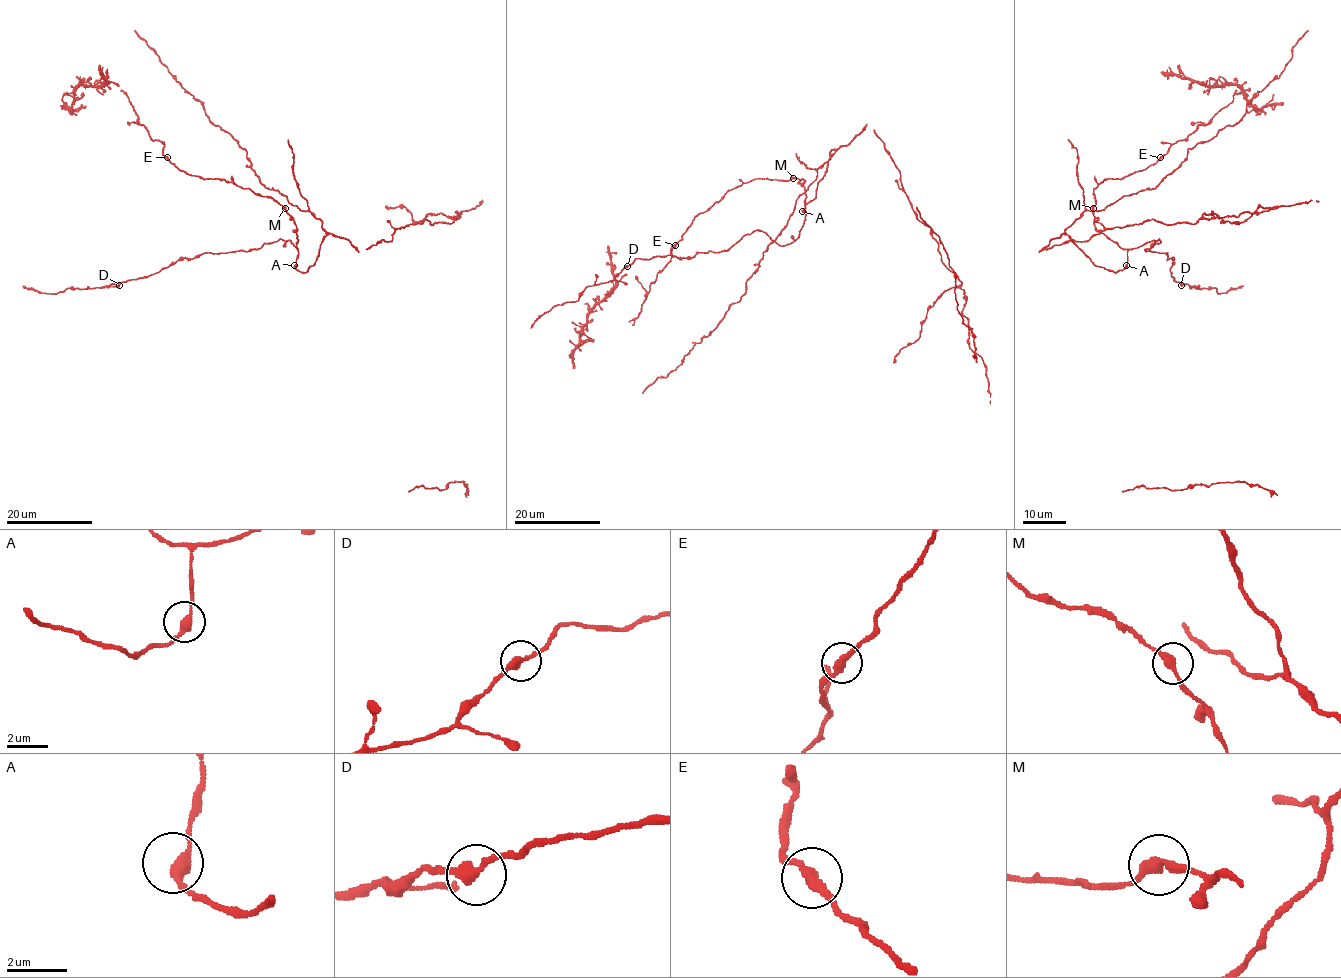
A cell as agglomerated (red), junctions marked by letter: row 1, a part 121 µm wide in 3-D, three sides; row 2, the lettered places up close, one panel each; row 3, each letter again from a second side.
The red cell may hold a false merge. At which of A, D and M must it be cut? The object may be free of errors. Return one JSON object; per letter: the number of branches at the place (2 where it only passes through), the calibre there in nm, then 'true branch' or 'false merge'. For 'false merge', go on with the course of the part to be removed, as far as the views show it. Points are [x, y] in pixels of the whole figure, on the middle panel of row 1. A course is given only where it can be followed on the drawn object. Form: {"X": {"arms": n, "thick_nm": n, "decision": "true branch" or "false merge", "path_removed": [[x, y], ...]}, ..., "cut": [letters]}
{"A": {"arms": 2, "thick_nm": 320, "decision": "true branch"}, "D": {"arms": 2, "thick_nm": 320, "decision": "true branch"}, "M": {"arms": 2, "thick_nm": 320, "decision": "true branch"}, "cut": []}

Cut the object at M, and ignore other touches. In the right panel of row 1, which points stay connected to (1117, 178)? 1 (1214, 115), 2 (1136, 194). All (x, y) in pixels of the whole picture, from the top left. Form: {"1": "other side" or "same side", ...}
{"1": "same side", "2": "other side"}

